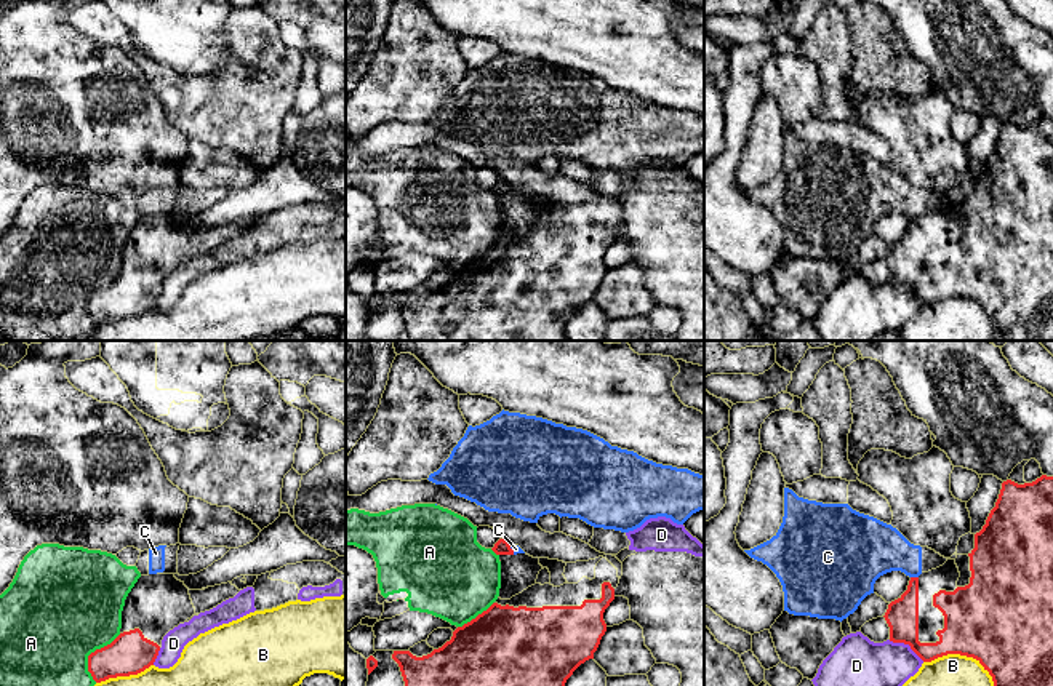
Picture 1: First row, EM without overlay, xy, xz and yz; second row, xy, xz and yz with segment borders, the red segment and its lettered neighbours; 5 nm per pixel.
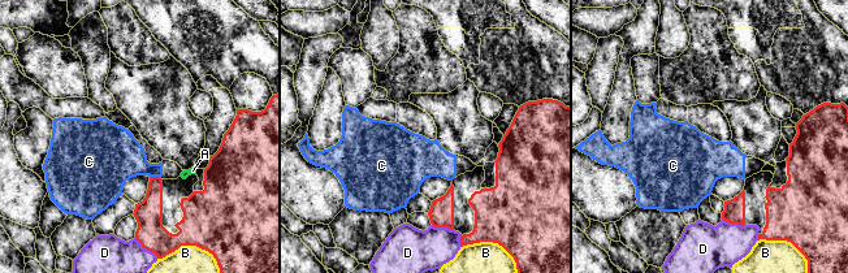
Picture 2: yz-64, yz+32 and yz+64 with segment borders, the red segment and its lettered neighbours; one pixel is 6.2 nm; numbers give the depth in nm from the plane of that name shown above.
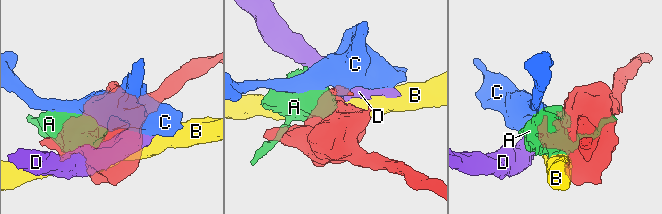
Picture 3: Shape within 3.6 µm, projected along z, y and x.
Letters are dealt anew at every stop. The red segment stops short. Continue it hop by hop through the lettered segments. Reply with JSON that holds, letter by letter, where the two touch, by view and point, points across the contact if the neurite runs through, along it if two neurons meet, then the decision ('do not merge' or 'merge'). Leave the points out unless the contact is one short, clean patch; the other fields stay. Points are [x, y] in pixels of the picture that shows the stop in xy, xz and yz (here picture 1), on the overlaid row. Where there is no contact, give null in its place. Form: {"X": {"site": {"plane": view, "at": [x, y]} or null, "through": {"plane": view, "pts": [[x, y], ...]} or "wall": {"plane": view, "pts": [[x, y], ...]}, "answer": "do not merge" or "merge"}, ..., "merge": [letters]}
{"A": {"site": {"plane": "xy", "at": [92, 653]}, "answer": "do not merge"}, "B": {"site": {"plane": "yz", "at": [962, 654]}, "answer": "do not merge"}, "C": {"site": {"plane": "yz", "at": [914, 578]}, "wall": {"plane": "yz", "pts": [[911, 576], [917, 578]]}, "answer": "do not merge"}, "D": {"site": {"plane": "yz", "at": [906, 643]}, "wall": {"plane": "yz", "pts": [[888, 640], [906, 643], [924, 661]]}, "answer": "do not merge"}, "merge": []}

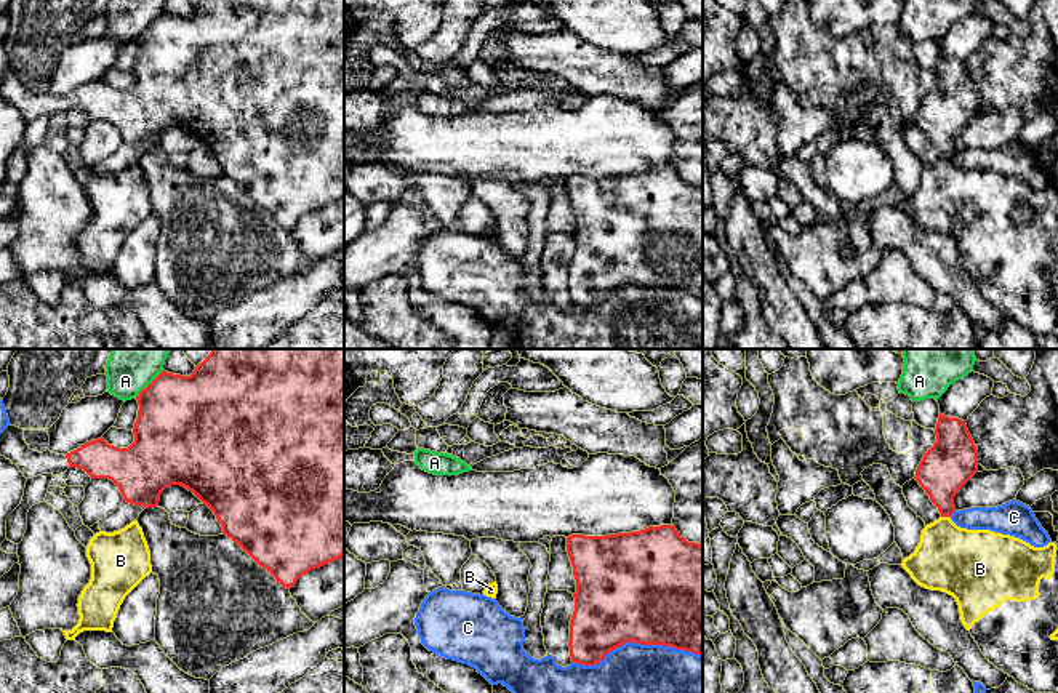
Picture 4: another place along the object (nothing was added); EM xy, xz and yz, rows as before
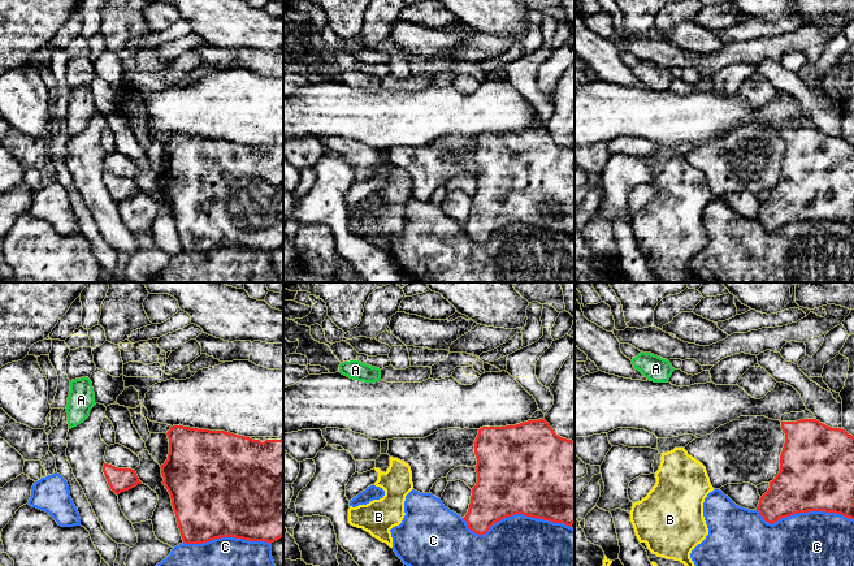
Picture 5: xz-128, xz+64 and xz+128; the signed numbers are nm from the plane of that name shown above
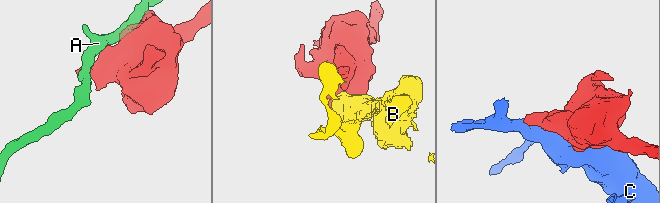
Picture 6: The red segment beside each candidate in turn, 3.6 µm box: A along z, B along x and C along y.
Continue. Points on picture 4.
{"A": {"site": {"plane": "xy", "at": [151, 383]}, "answer": "do not merge"}, "B": {"site": {"plane": "yz", "at": [946, 516]}, "wall": {"plane": "yz", "pts": [[941, 516], [949, 517]]}, "answer": "do not merge"}, "C": {"site": {"plane": "xz", "at": [637, 642]}, "answer": "do not merge"}, "merge": []}

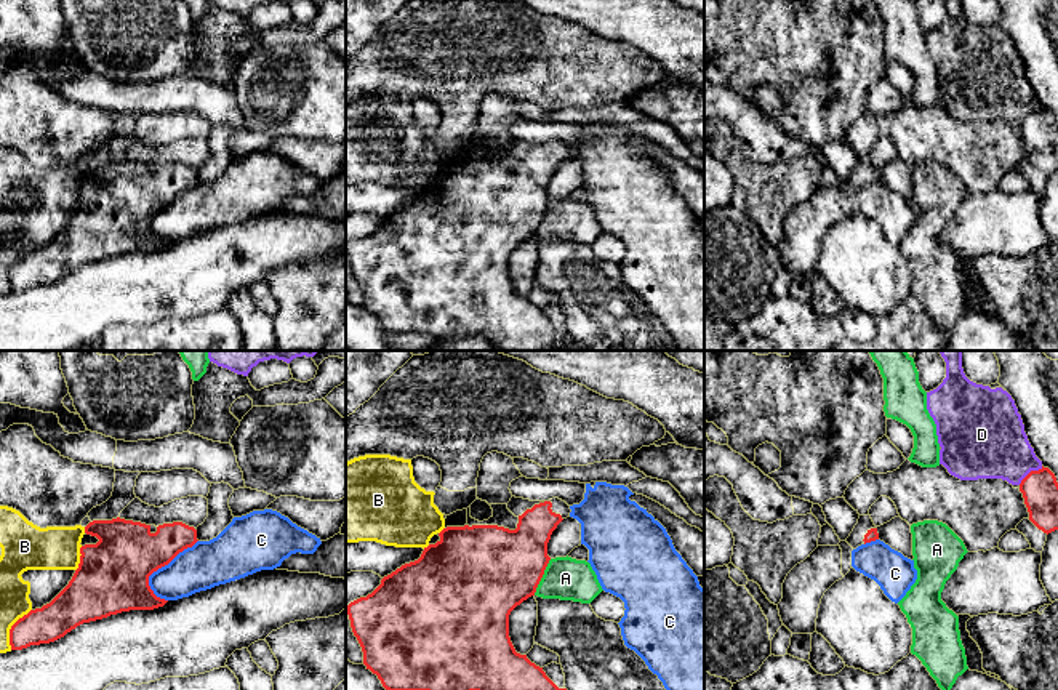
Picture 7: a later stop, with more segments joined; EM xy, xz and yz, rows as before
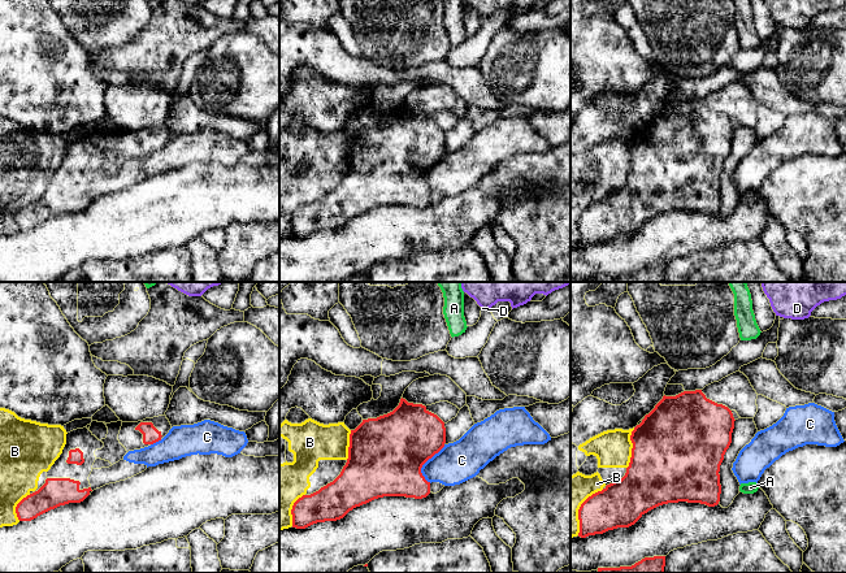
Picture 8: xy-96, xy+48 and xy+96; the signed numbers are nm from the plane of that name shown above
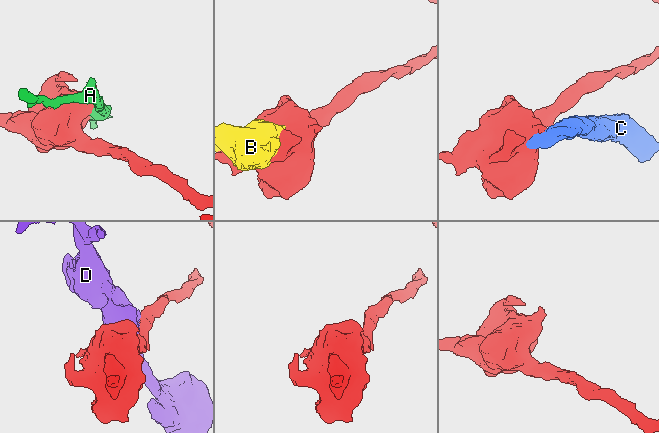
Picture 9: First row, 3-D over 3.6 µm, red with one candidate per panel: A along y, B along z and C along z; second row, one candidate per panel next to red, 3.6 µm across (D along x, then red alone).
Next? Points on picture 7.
{"A": {"site": {"plane": "xz", "at": [541, 577]}, "answer": "do not merge"}, "B": {"site": {"plane": "xy", "at": [12, 628]}, "answer": "do not merge"}, "C": {"site": {"plane": "xy", "at": [162, 565]}, "wall": {"plane": "xy", "pts": [[197, 540], [149, 577], [149, 588], [157, 597]]}, "answer": "do not merge"}, "D": {"site": {"plane": "yz", "at": [1029, 473]}, "answer": "do not merge"}, "merge": []}

